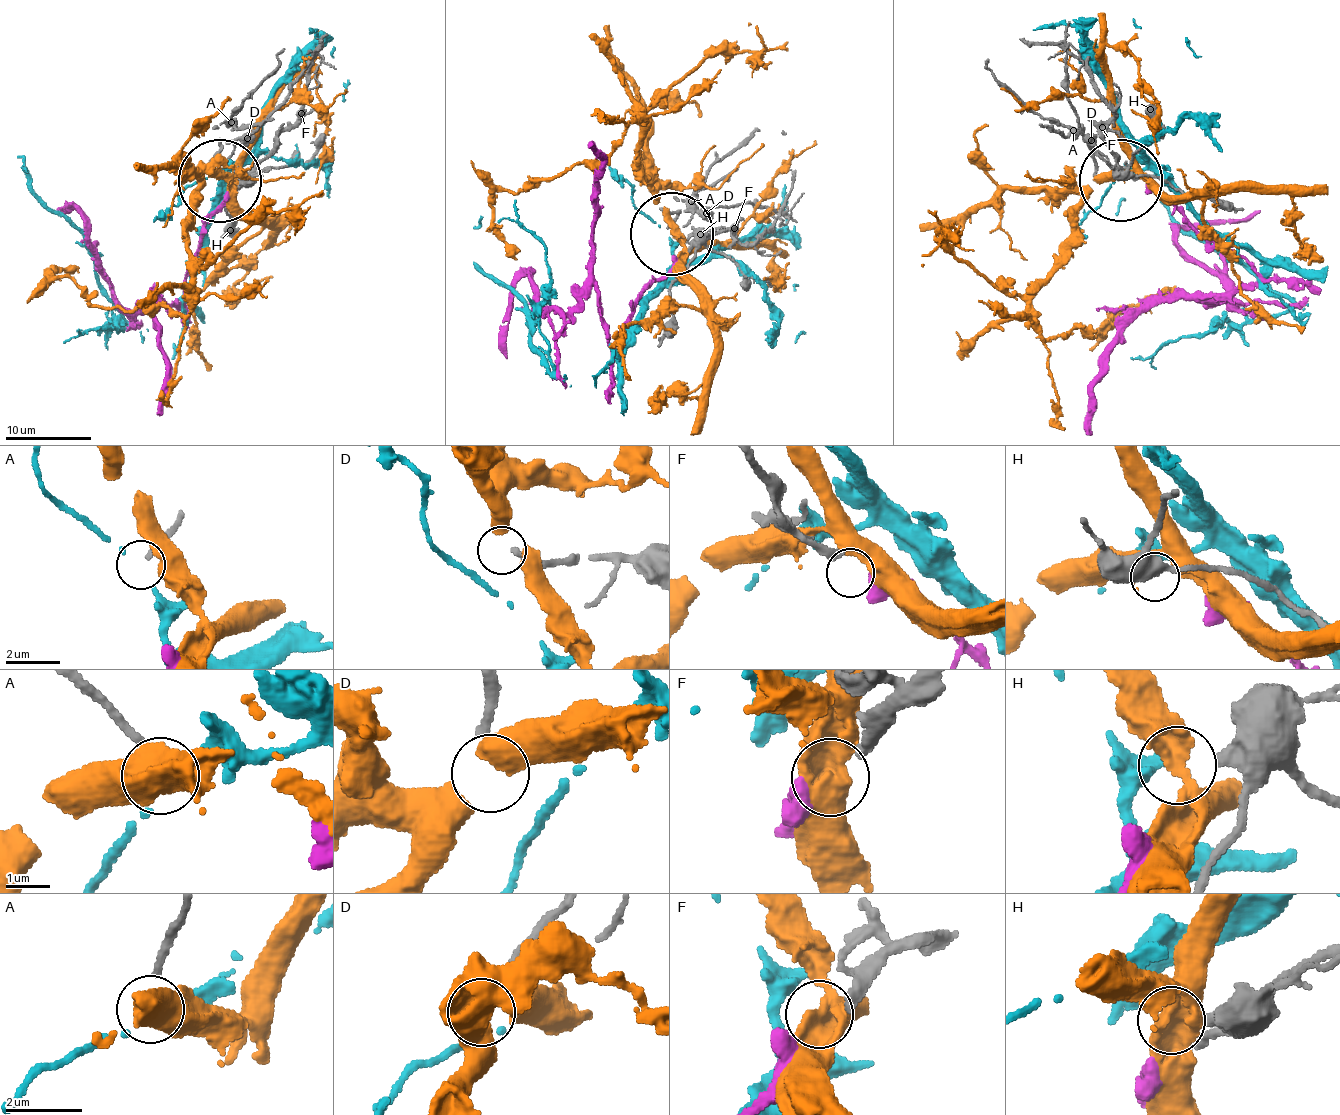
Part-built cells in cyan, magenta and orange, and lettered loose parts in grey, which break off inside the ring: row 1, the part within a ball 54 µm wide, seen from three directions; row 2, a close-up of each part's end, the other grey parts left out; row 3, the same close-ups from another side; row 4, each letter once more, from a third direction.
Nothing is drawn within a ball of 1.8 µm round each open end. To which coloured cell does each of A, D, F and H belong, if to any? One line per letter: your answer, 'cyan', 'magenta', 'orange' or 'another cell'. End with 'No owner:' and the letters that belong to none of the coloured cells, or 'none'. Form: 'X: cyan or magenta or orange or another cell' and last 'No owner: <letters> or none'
A: cyan
D: another cell
F: magenta
H: another cell
No owner: D, H

